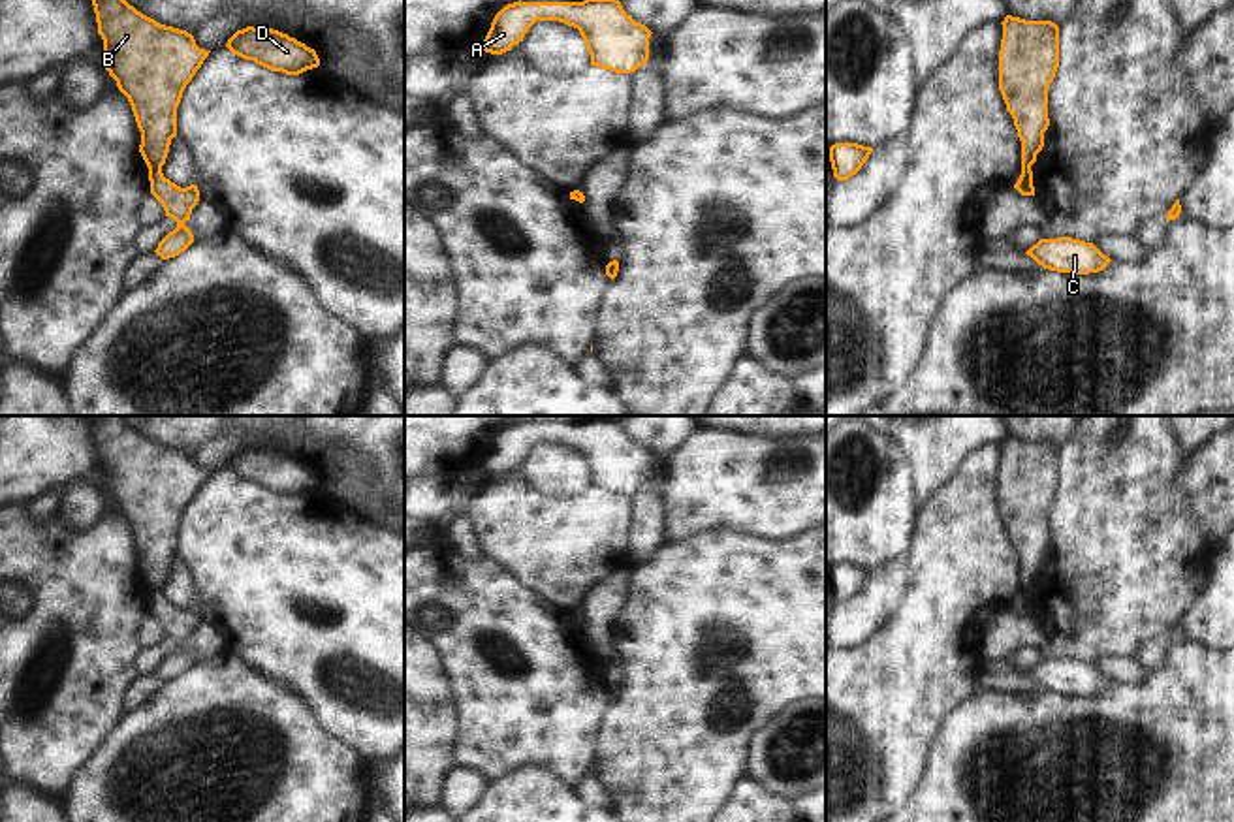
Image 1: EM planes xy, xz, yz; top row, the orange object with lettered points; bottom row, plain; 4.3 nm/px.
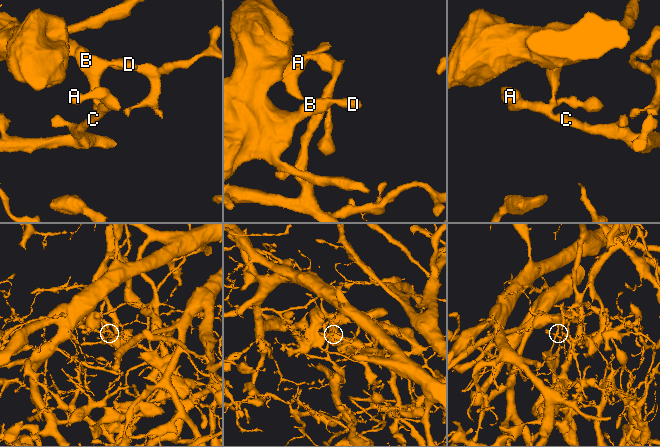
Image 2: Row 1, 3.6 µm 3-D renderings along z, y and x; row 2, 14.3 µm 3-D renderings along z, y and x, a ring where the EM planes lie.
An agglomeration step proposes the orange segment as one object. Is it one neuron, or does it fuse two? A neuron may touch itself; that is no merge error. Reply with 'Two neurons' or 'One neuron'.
Two neurons.

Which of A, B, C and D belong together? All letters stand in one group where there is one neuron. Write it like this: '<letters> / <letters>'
A C / B D

